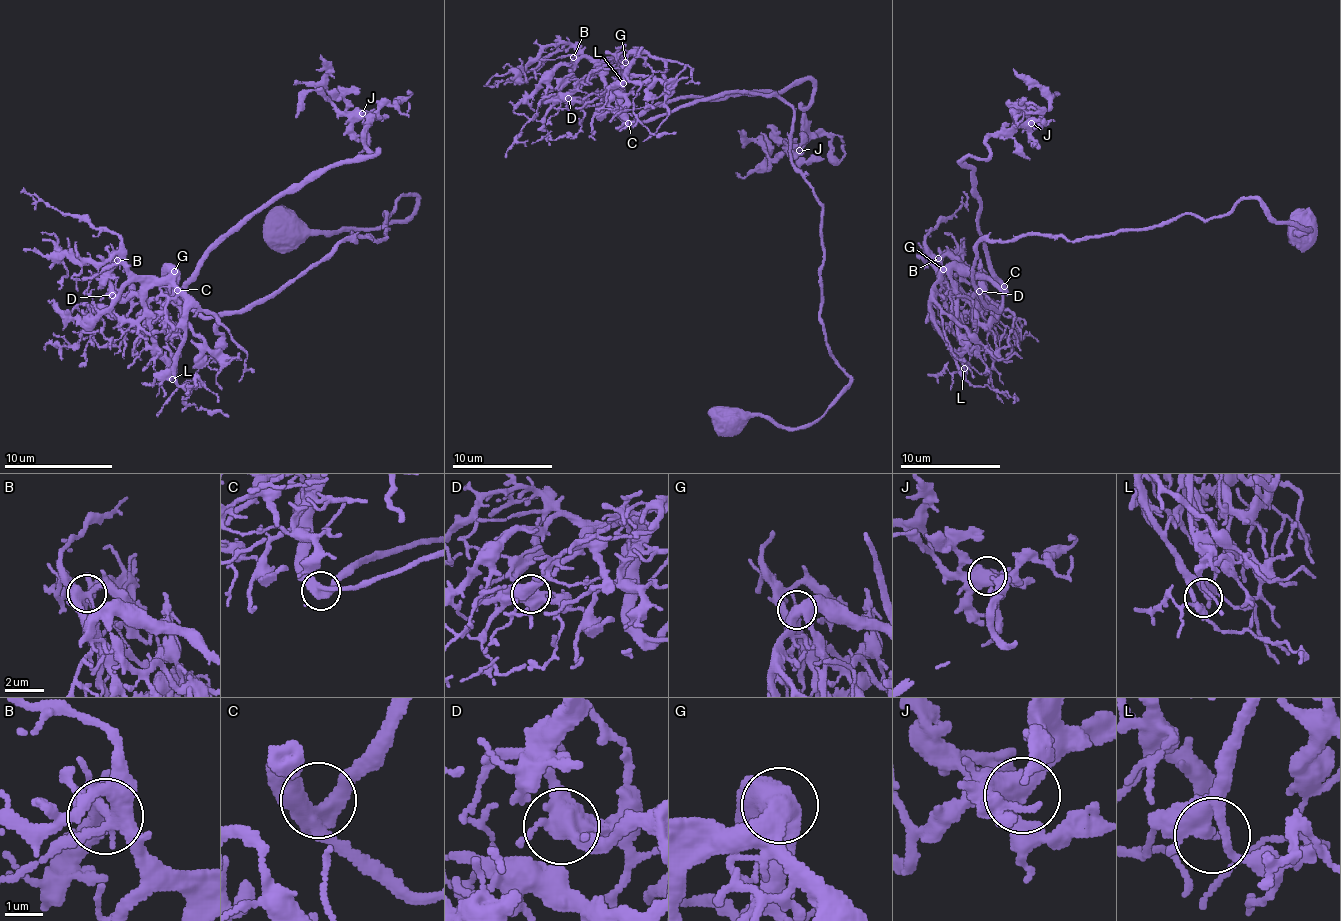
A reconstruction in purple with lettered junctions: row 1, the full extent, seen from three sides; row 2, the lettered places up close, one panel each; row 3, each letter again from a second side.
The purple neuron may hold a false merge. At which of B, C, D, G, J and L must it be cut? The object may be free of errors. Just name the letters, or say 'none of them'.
none of them

